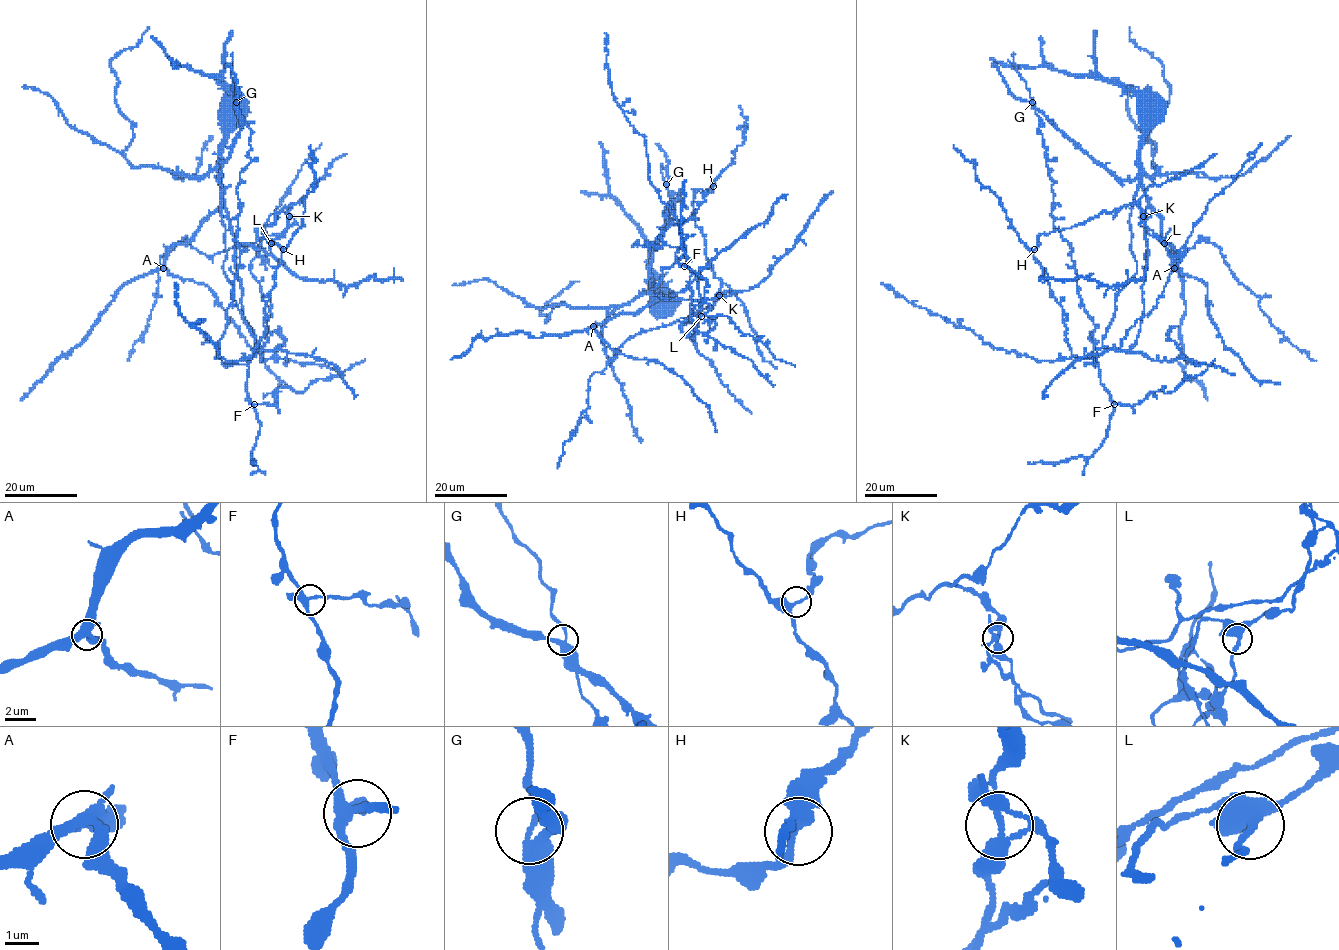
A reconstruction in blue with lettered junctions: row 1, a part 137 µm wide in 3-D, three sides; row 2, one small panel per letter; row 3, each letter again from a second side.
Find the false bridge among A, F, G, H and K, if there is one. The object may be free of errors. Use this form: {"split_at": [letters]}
{"split_at": ["K"]}

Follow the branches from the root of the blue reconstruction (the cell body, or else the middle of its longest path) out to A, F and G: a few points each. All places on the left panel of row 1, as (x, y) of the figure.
A: (232, 112), (231, 131), (222, 151), (221, 205), (187, 240), (171, 248), (163, 268)
F: (232, 112), (221, 168), (223, 271), (255, 338), (246, 384), (254, 404)
G: (232, 112), (231, 131), (224, 146), (218, 180), (239, 131), (241, 116), (236, 102)

